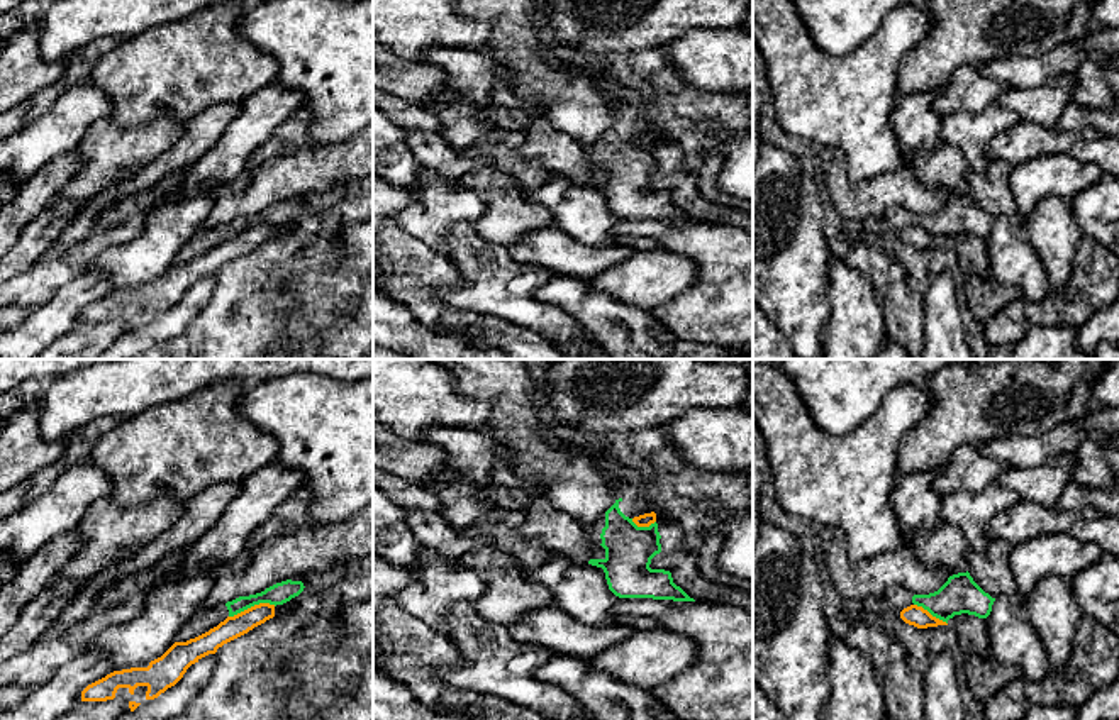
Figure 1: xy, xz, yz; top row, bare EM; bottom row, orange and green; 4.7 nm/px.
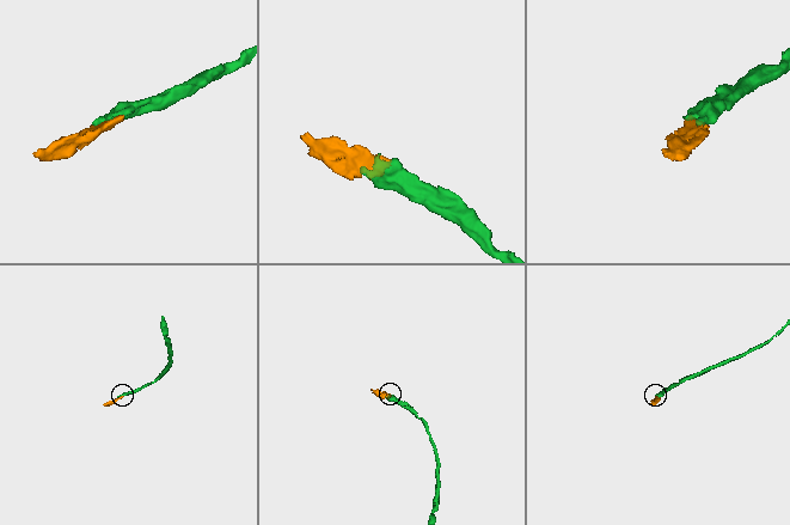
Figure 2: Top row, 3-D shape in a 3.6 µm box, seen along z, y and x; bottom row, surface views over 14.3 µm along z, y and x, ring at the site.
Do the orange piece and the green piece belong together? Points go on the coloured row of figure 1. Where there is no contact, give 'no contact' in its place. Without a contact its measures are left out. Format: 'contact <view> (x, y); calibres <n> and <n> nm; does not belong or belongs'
contact xy (251, 607); calibres 110 and 100 nm; does not belong

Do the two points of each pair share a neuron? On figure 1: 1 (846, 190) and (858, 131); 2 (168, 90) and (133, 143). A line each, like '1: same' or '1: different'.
1: different
2: different

